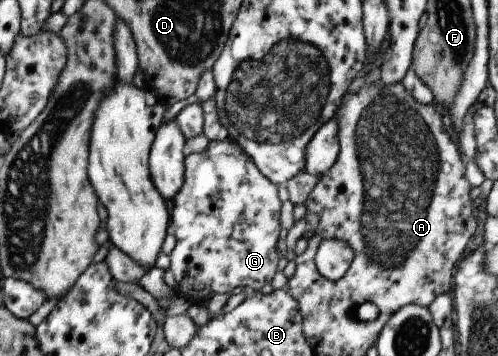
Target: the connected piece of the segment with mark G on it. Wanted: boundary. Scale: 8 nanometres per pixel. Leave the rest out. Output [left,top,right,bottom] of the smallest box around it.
[169,138,282,306]

